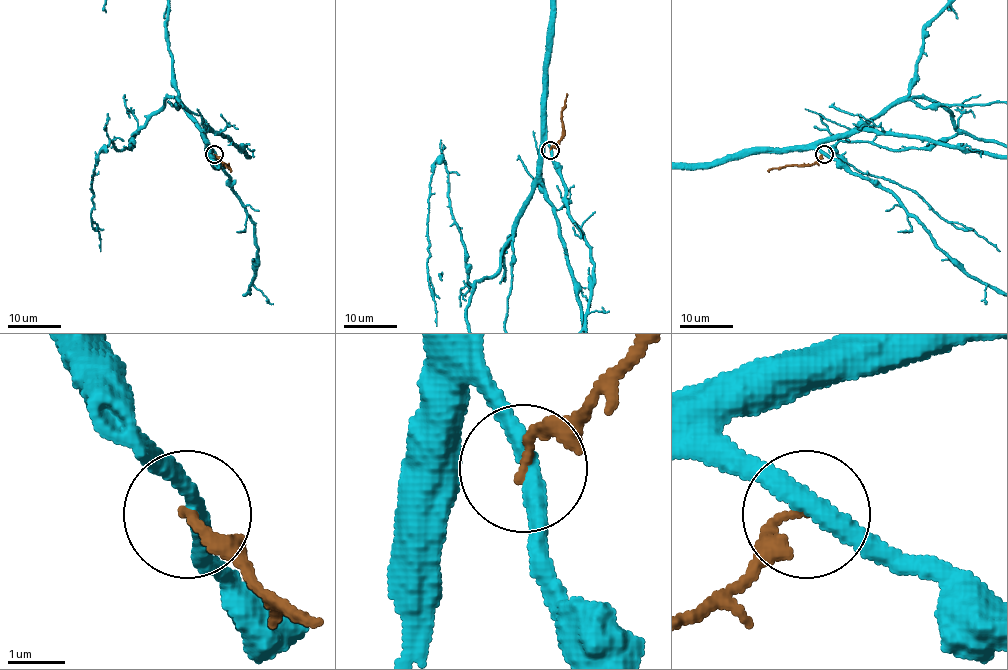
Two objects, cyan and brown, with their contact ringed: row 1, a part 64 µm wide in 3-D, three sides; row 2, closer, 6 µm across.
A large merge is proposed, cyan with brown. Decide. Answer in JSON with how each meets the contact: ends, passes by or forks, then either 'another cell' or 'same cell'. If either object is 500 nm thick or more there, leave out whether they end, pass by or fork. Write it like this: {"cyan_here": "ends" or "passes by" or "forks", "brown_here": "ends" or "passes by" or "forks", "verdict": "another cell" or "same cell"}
{"cyan_here": "passes by", "brown_here": "ends", "verdict": "another cell"}

